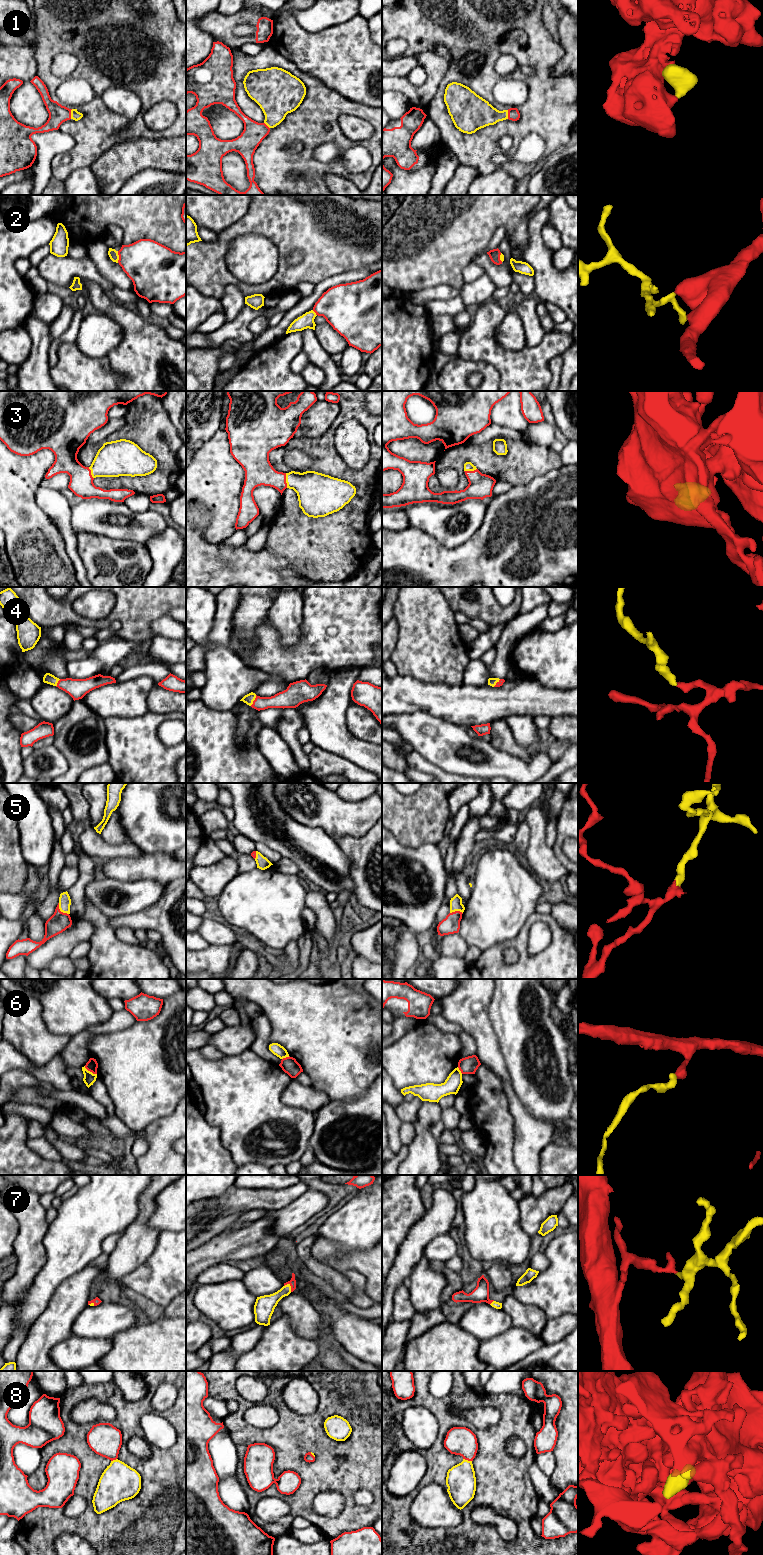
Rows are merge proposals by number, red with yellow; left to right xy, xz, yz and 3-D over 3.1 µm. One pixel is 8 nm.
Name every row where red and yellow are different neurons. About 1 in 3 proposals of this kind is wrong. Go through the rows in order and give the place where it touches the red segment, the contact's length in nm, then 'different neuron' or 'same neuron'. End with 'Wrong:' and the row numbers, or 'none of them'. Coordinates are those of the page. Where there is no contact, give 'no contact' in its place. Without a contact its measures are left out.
1: xy (70, 114) | 80 nm | same neuron
2: xy (119, 257) | 100 nm | different neuron
3: xz (285, 480) | 120 nm | same neuron
4: xz (254, 700) | 100 nm | same neuron
5: xy (60, 911) | 130 nm | same neuron
6: xy (90, 1071) | 120 nm | different neuron
7: xz (290, 1285) | 80 nm | same neuron
8: yz (467, 1459) | 80 nm | same neuron
Wrong: 2, 6

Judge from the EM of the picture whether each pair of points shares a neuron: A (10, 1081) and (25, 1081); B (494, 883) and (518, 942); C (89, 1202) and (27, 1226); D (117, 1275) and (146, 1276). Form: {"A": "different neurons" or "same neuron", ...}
{"A": "same neuron", "B": "different neurons", "C": "different neurons", "D": "different neurons"}

